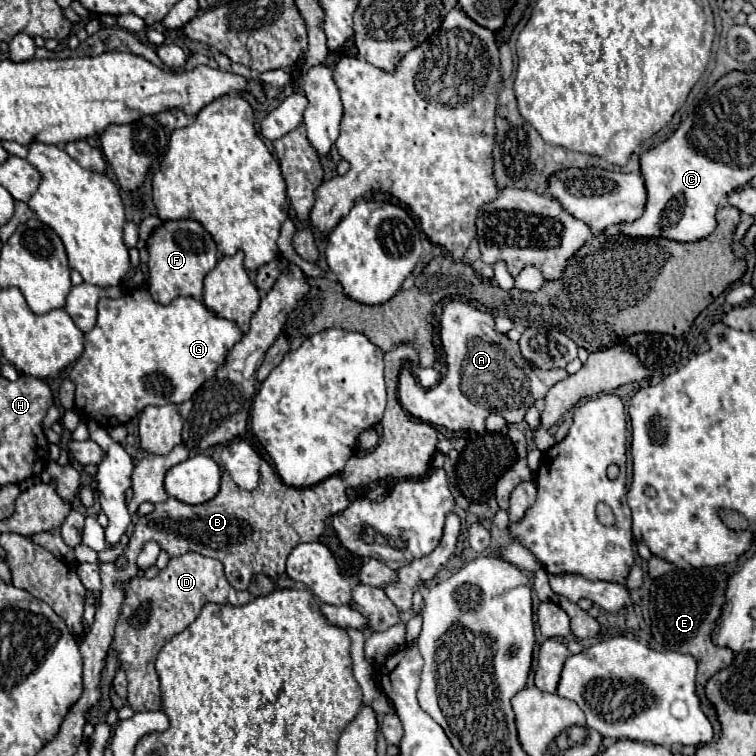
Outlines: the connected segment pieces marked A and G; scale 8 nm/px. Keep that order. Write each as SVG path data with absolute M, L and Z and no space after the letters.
M450 301L444 305L440 317L440 341L442 341L447 365L447 372L442 381L438 381L432 389L422 389L412 377L411 371L404 367L399 377L398 397L401 405L404 405L404 409L410 415L418 417L424 423L446 427L450 431L482 433L484 421L490 413L500 413L508 423L520 423L526 415L526 409L538 397L544 397L554 383L558 383L568 375L564 369L550 369L550 371L534 369L534 365L530 365L526 357L522 357L518 343L510 341L504 333L498 333L494 329L494 317L488 311L480 311L466 301Z
M134 289L130 295L122 295L118 299L104 297L98 301L96 327L84 335L84 353L68 375L76 385L74 405L80 413L92 417L100 425L104 421L104 429L128 423L150 405L180 405L216 373L218 365L224 363L228 351L236 341L240 341L240 337L242 333L234 321L218 319L204 307L202 301L192 297L176 297L170 305L156 303L146 289Z

